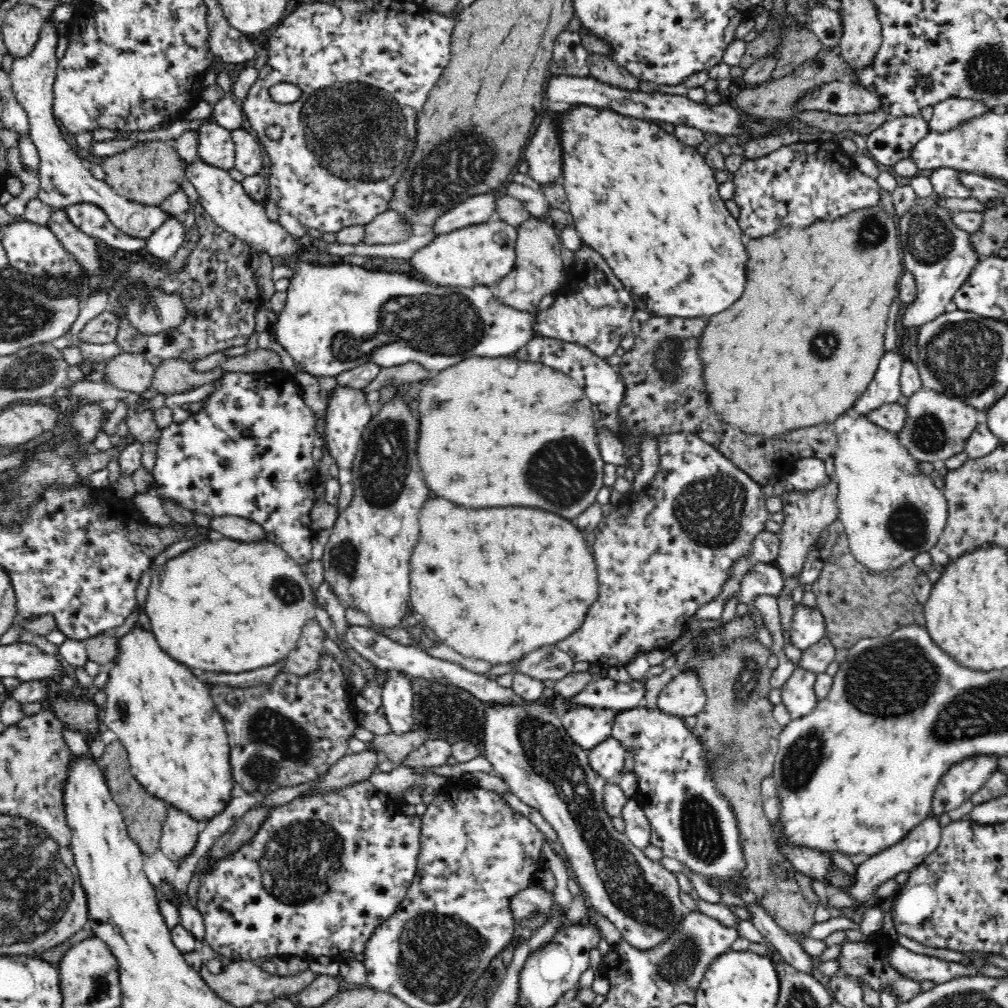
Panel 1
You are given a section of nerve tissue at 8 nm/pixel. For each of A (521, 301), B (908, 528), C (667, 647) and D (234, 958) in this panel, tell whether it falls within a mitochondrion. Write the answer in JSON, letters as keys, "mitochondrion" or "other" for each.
{"A":"other","B":"mitochondrion","C":"other","D":"other"}

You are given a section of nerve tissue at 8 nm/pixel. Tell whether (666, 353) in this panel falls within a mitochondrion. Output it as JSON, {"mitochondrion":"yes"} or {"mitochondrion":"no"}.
{"mitochondrion":"yes"}

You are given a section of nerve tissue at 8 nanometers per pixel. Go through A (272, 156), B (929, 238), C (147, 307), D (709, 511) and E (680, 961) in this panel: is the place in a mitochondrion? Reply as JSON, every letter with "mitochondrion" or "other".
{"A":"other","B":"mitochondrion","C":"mitochondrion","D":"mitochondrion","E":"mitochondrion"}

